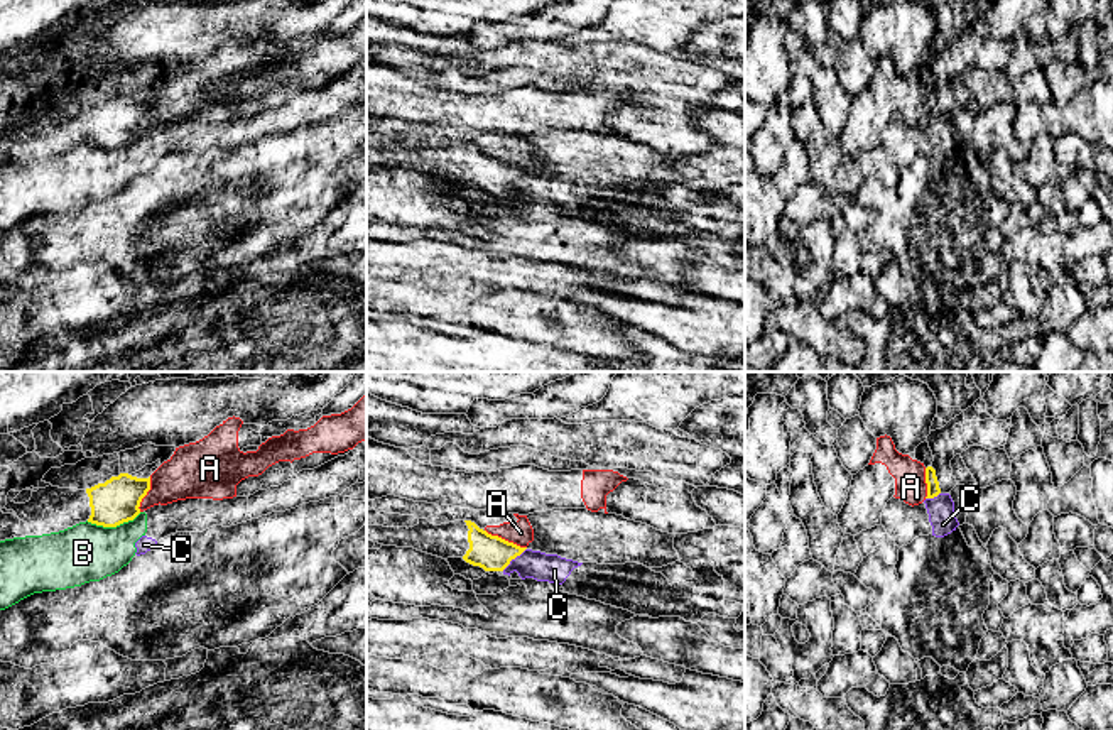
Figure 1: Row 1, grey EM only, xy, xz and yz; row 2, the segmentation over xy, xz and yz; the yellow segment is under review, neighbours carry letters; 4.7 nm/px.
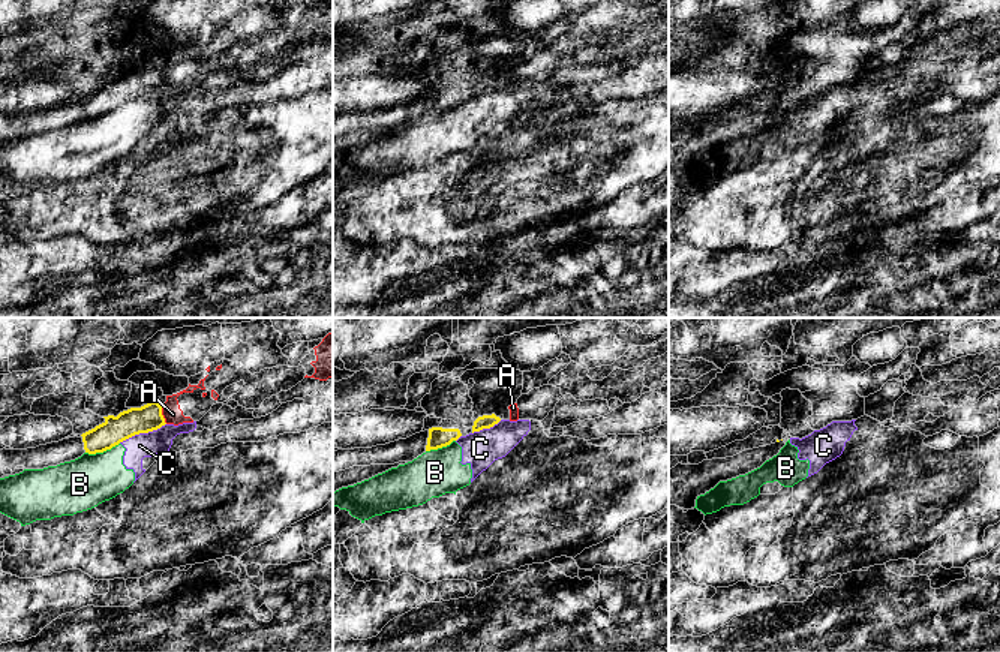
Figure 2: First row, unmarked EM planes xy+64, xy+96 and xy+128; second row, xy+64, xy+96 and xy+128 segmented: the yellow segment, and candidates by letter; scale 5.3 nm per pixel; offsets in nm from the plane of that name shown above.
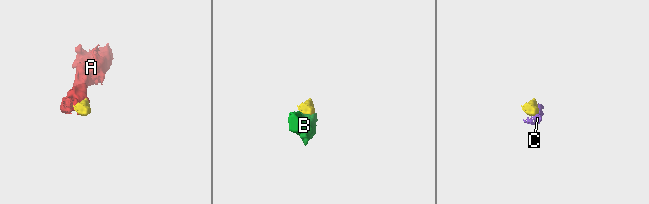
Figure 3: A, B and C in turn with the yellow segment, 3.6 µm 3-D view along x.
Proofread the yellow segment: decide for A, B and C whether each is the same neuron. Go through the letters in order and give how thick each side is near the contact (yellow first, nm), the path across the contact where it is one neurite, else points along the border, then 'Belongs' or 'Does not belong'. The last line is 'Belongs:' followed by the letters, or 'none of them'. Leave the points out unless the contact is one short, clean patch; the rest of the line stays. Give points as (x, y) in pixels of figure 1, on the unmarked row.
A: Thickness 170 nm (yellow) against 120 nm. Does not belong
B: Thickness 220 nm (yellow) against 280 nm. Boundary: xy (141, 134), (115, 147), (97, 147), (86, 142). Does not belong
C: Thickness 170 nm (yellow) against 140 nm. Boundary: xz (526, 169), (502, 191). Does not belong
Belongs: none of them

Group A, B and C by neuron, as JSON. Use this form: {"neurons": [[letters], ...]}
{"neurons": [["A"], ["B", "C"]]}

